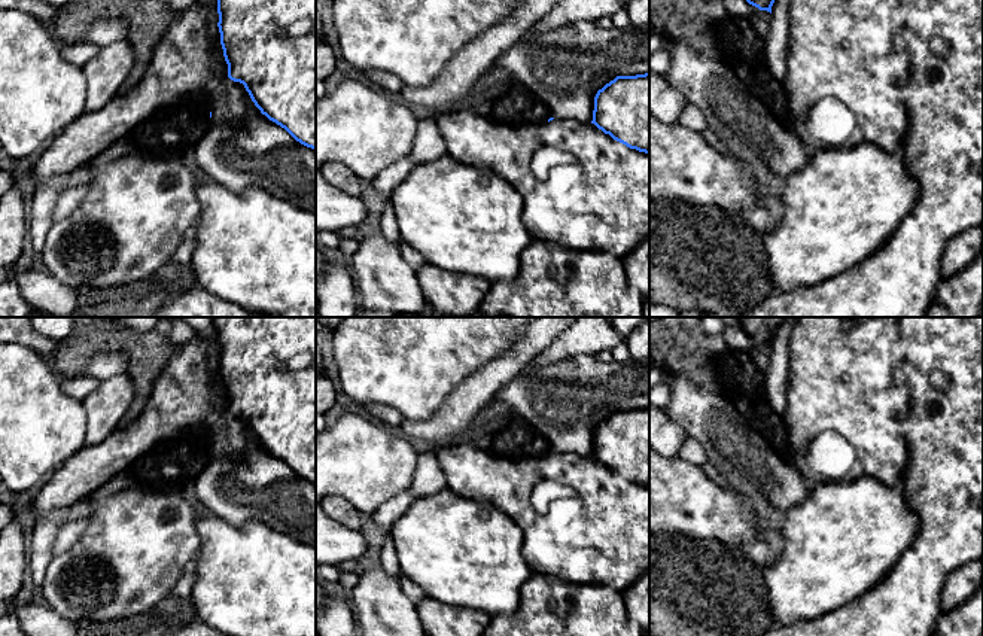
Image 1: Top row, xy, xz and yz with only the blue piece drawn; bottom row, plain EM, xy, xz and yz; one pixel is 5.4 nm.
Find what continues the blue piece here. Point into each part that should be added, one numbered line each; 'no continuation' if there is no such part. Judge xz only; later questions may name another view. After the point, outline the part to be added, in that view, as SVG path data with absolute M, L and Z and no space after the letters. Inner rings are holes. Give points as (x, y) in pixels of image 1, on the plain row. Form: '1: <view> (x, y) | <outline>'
no continuation

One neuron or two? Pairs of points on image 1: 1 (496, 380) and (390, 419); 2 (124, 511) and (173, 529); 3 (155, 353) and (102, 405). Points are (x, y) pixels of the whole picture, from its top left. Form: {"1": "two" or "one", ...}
{"1": "two", "2": "one", "3": "two"}

